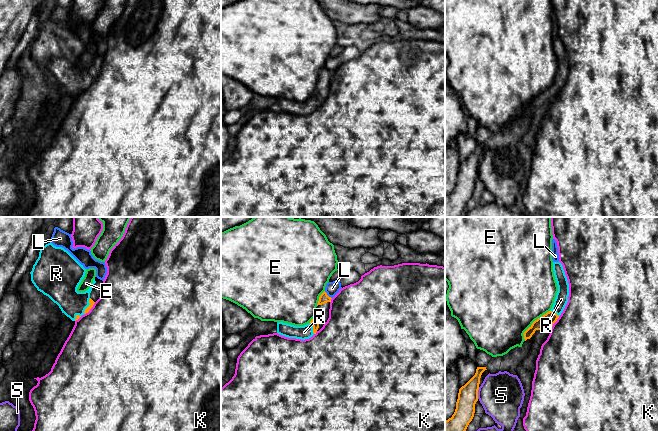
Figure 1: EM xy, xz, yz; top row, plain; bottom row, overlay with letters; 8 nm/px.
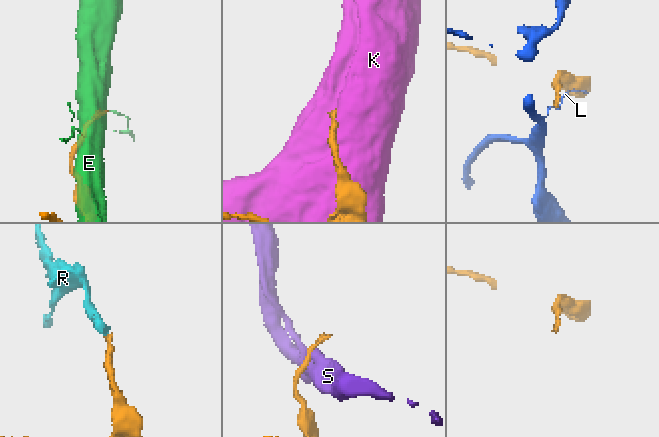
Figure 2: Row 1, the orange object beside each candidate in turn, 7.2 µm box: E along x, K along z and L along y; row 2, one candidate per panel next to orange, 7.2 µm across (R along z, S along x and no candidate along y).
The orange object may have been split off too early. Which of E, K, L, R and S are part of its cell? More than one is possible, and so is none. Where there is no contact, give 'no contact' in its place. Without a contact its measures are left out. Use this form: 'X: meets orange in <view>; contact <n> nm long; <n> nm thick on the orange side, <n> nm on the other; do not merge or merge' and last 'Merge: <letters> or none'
E: meets orange in yz; contact 320 nm long; 110 nm thick on the orange side, 500 nm on the other; do not merge
K: meets orange in xy; contact 140 nm long; 40 nm thick on the orange side, 500 nm on the other; do not merge
L: meets orange in xz; contact 90 nm long; 80 nm thick on the orange side, 110 nm on the other; do not merge
R: meets orange in xy; contact 140 nm long; 40 nm thick on the orange side, 240 nm on the other; merge
S: meets orange in yz; contact 100 nm long; 160 nm thick on the orange side, 360 nm on the other; do not merge
Merge: R

